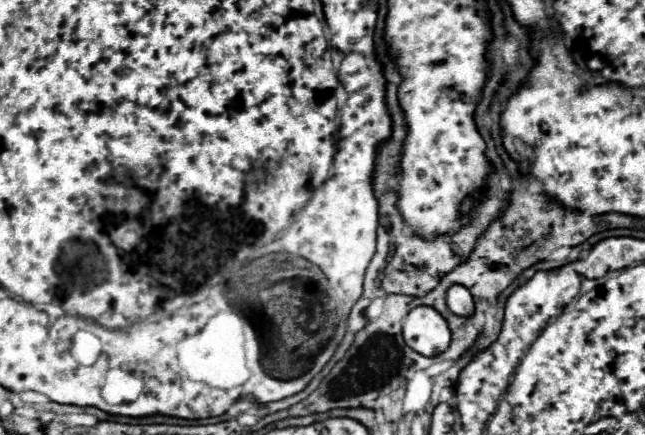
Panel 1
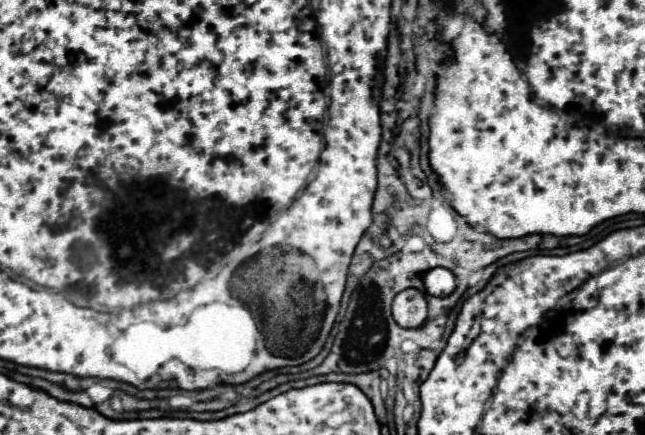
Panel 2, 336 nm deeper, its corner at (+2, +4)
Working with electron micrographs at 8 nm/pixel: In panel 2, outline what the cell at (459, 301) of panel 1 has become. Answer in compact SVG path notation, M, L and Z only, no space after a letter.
M435 267L435 269L427 271L423 281L425 281L427 293L435 295L435 297L451 295L455 291L455 287L457 287L455 285L455 275L449 269L443 269L443 267Z

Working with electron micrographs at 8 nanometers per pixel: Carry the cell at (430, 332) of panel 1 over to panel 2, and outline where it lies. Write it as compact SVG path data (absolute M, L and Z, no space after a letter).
M405 289L393 299L393 319L405 329L419 329L427 321L427 299L419 289Z

